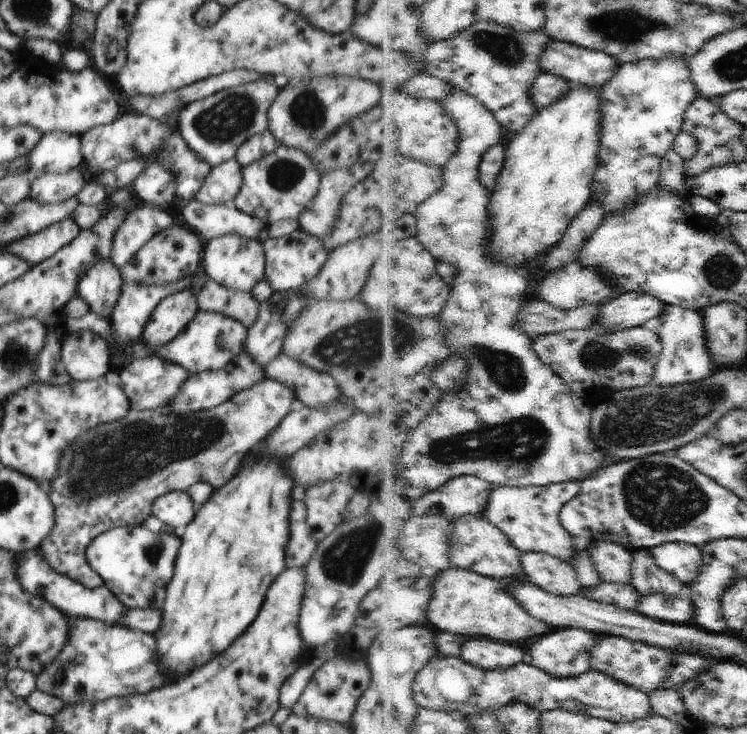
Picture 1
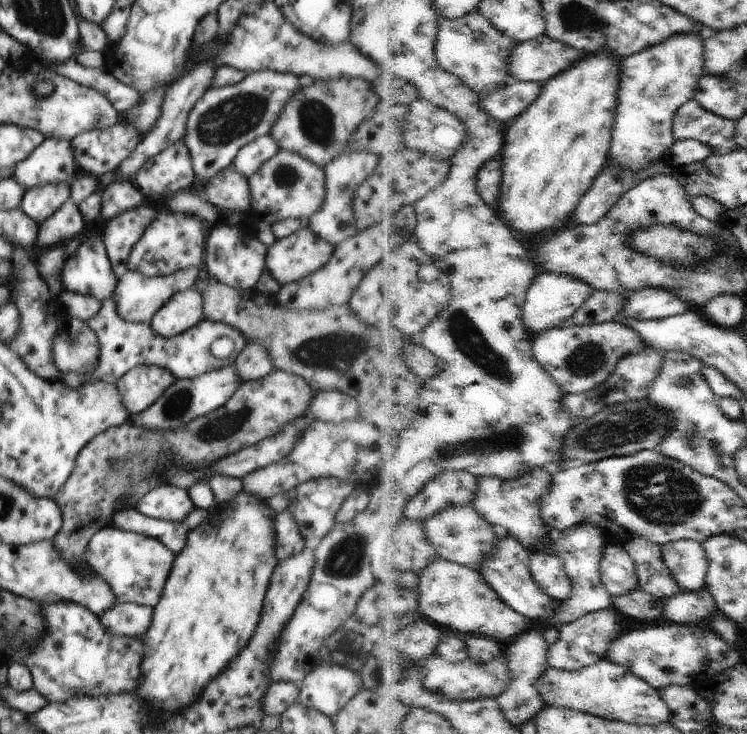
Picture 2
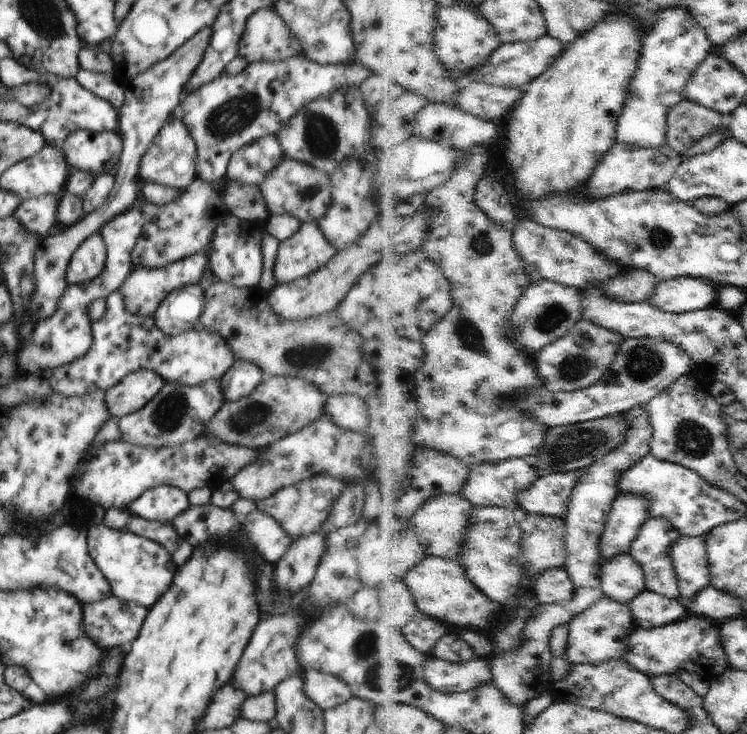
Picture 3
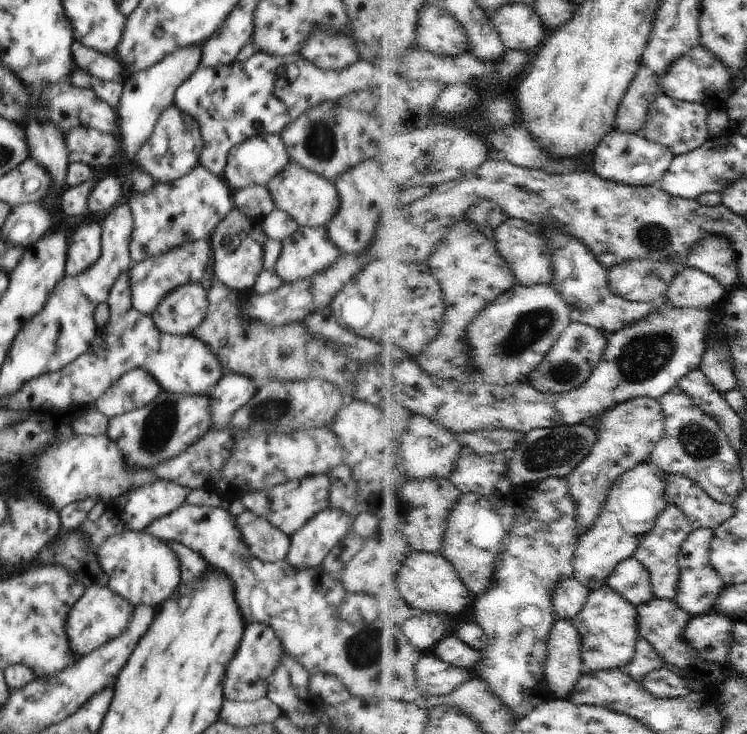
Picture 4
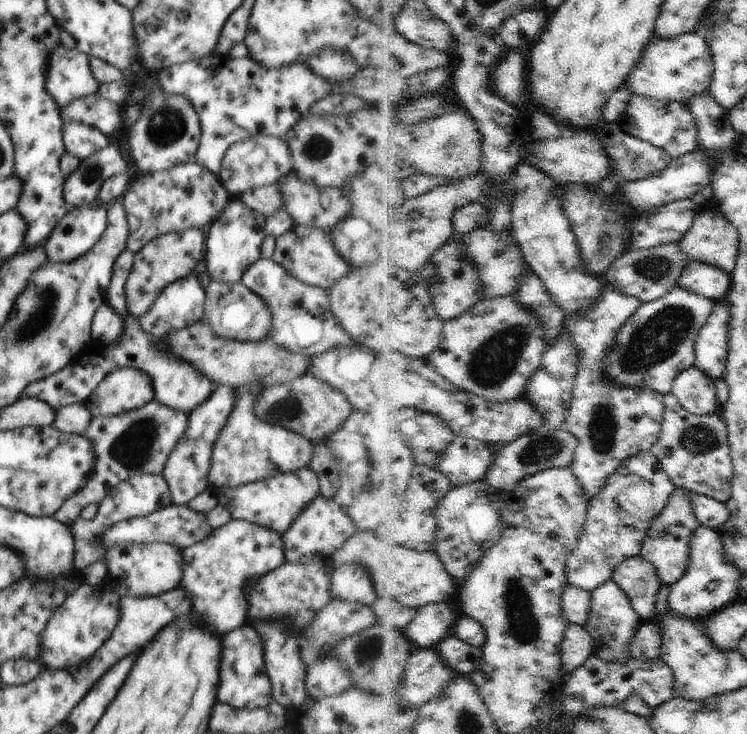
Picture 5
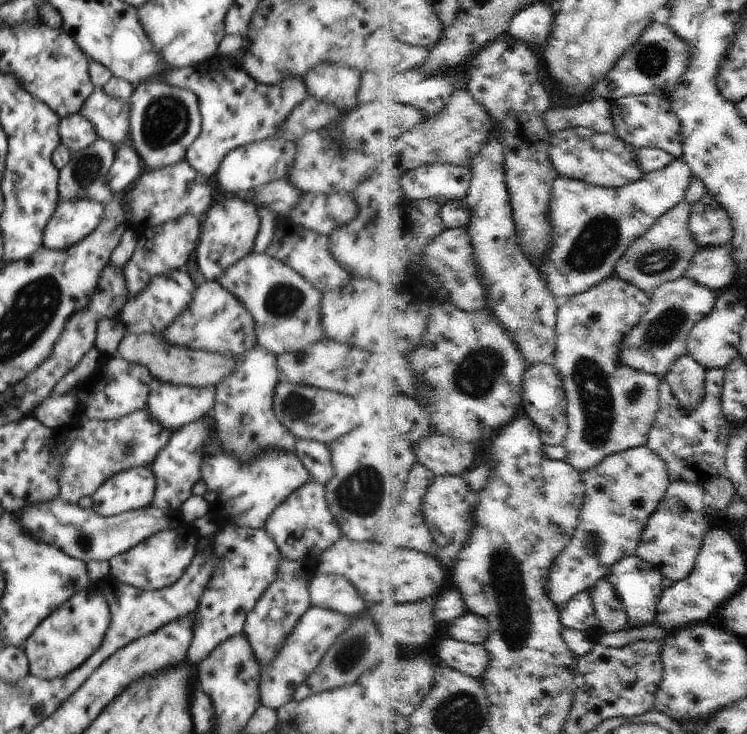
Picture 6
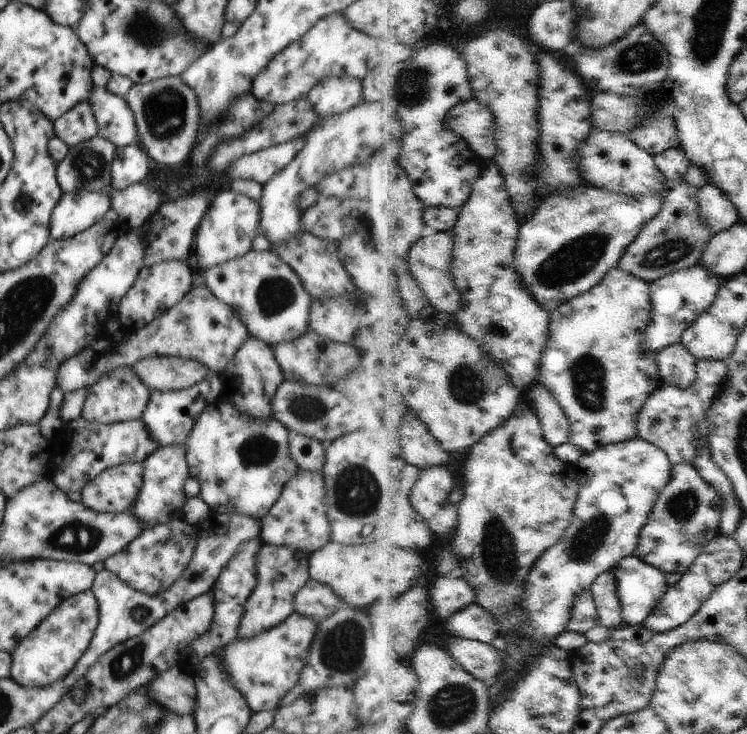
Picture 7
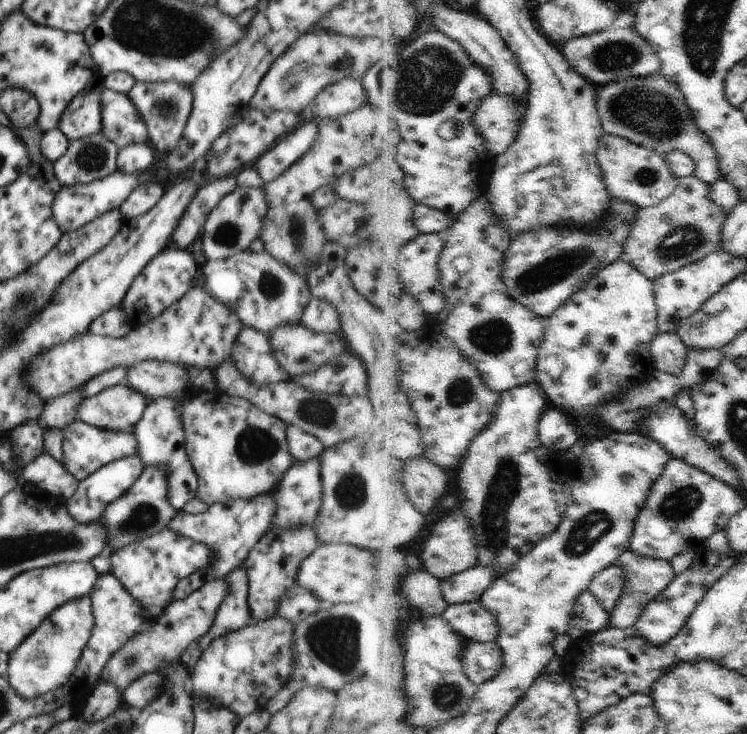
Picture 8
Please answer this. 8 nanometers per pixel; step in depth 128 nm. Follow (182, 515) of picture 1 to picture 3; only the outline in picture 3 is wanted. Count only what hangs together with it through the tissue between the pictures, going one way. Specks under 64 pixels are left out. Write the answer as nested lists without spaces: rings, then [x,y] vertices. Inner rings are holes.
[[[160,485],[143,492],[127,508],[134,516],[150,521],[171,523],[190,506],[188,502],[187,493],[181,488]]]

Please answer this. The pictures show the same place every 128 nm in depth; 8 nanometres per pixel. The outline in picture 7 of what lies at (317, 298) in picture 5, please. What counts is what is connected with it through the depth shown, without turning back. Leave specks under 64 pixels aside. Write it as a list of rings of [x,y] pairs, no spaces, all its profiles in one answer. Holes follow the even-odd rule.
[[[251,249],[244,256],[203,270],[202,273],[212,294],[239,315],[240,320],[246,324],[250,337],[275,347],[284,342],[298,340],[309,331],[313,298],[302,286],[296,271],[272,249]]]

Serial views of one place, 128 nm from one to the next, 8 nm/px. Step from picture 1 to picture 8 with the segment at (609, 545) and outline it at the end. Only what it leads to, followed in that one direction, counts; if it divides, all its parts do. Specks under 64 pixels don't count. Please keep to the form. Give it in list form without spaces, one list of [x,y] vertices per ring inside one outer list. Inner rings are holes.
[[[628,550],[620,558],[619,564],[625,568],[627,586],[625,594],[621,597],[621,601],[617,603],[617,608],[611,614],[611,627],[628,629],[637,625],[646,608],[660,594],[663,594],[664,590],[670,587],[670,584],[677,580],[678,575],[676,575],[672,562],[668,559],[649,557],[632,550]]]

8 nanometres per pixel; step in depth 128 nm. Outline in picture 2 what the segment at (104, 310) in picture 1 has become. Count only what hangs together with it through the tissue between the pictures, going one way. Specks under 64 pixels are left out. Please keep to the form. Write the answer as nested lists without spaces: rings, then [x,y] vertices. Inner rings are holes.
[[[101,236],[86,240],[61,270],[65,292],[92,296],[98,302],[113,298],[118,278],[112,270],[110,259]]]

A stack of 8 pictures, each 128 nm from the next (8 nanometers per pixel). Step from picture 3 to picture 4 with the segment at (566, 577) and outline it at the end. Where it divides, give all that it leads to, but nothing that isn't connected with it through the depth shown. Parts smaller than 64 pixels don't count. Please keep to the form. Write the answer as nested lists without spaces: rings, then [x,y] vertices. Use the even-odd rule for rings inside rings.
[[[576,576],[560,582],[554,590],[554,606],[560,619],[574,620],[586,608],[593,590]]]

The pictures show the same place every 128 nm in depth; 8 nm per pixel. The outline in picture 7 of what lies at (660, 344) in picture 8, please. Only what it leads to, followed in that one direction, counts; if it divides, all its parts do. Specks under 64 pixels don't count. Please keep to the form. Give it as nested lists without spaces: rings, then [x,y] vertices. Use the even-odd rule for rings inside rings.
[[[684,343],[666,348],[657,354],[657,361],[658,366],[661,366],[663,382],[680,388],[692,388],[696,384],[699,360]]]

